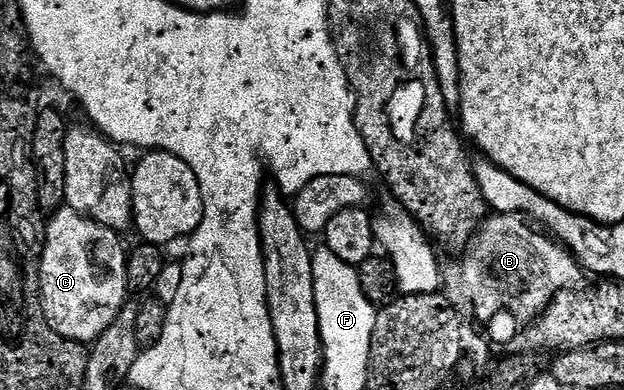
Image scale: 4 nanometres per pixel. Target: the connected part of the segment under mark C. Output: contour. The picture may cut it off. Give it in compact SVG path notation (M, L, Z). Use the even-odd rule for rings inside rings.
M67 205L51 212L46 230L43 232L42 250L40 253L40 302L44 304L44 316L63 339L73 339L75 343L91 345L96 338L118 317L118 313L129 302L130 292L126 281L128 257L126 247L120 244L121 236L101 223L95 223L87 215L78 214Z

